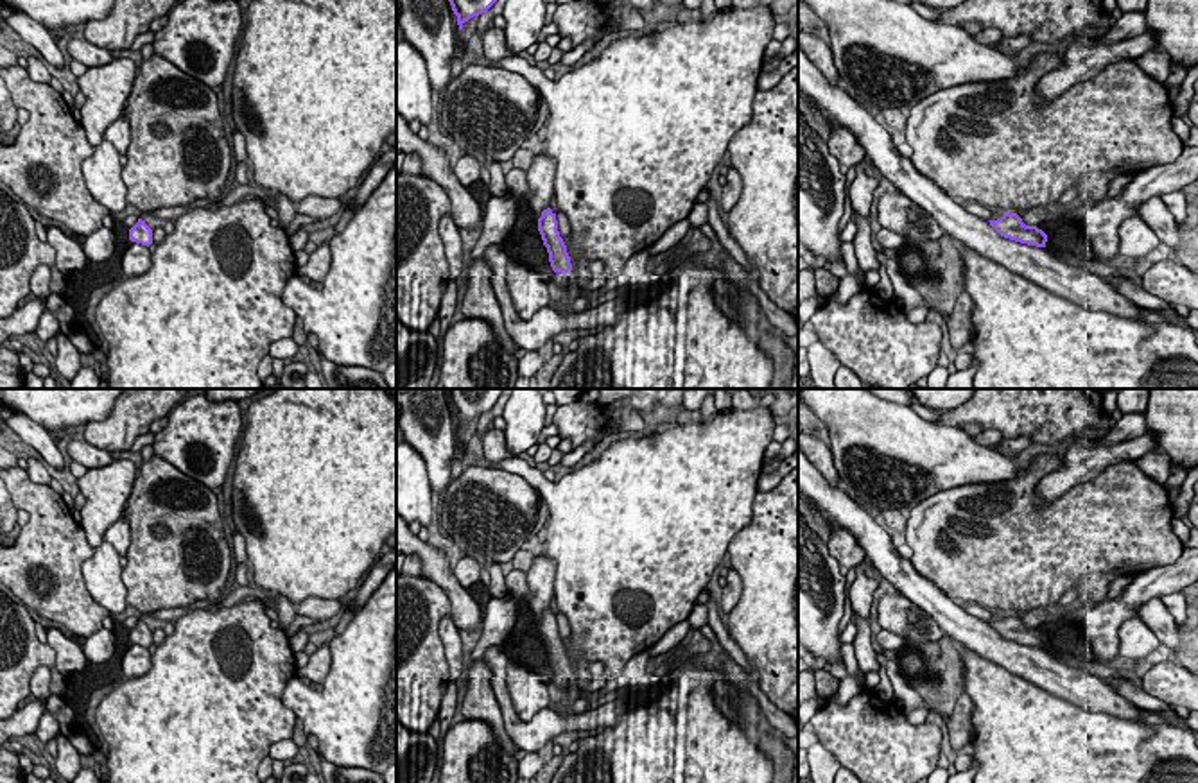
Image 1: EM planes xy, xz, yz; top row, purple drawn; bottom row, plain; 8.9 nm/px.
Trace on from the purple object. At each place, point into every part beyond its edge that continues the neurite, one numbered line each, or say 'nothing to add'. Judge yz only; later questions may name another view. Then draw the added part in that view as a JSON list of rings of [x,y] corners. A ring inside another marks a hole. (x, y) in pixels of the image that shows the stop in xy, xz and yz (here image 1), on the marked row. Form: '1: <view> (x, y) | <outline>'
nothing to add

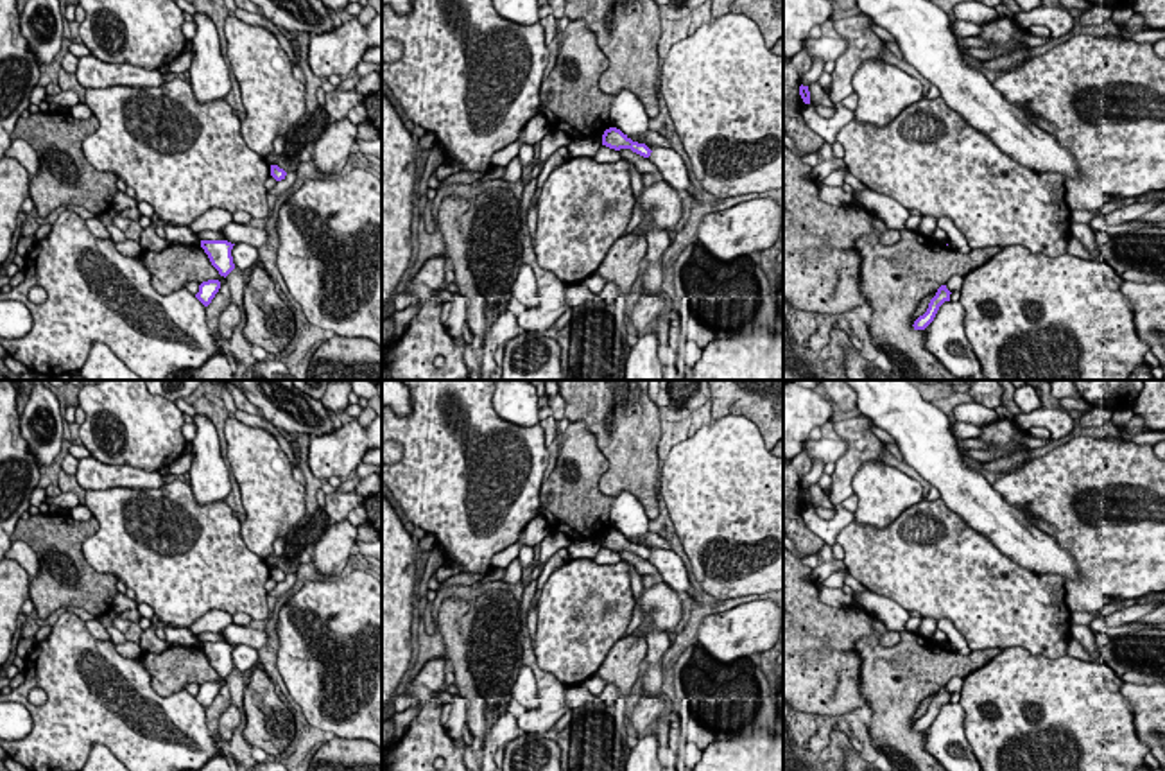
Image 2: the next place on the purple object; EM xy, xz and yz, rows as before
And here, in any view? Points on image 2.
nothing to add

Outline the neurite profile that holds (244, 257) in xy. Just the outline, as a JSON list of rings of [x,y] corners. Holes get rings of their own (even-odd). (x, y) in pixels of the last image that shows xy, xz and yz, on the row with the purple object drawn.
[[[235,244],[231,256],[238,271],[249,271],[260,260],[258,247],[249,244]]]

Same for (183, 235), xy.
[[[163,226],[163,230],[165,230],[165,240],[168,244],[181,244],[181,246],[197,246],[197,244],[201,244],[201,240],[186,226]]]

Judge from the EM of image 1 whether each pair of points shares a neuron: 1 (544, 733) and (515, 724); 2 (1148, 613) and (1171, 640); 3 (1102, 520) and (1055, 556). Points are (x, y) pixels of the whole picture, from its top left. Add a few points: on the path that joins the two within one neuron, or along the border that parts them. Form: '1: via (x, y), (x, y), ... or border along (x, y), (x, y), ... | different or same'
1: via (537, 733), (522, 731) | same
2: via (1155, 620), (1168, 633) | same
3: via (1091, 531), (1082, 540), (1066, 545) | same

